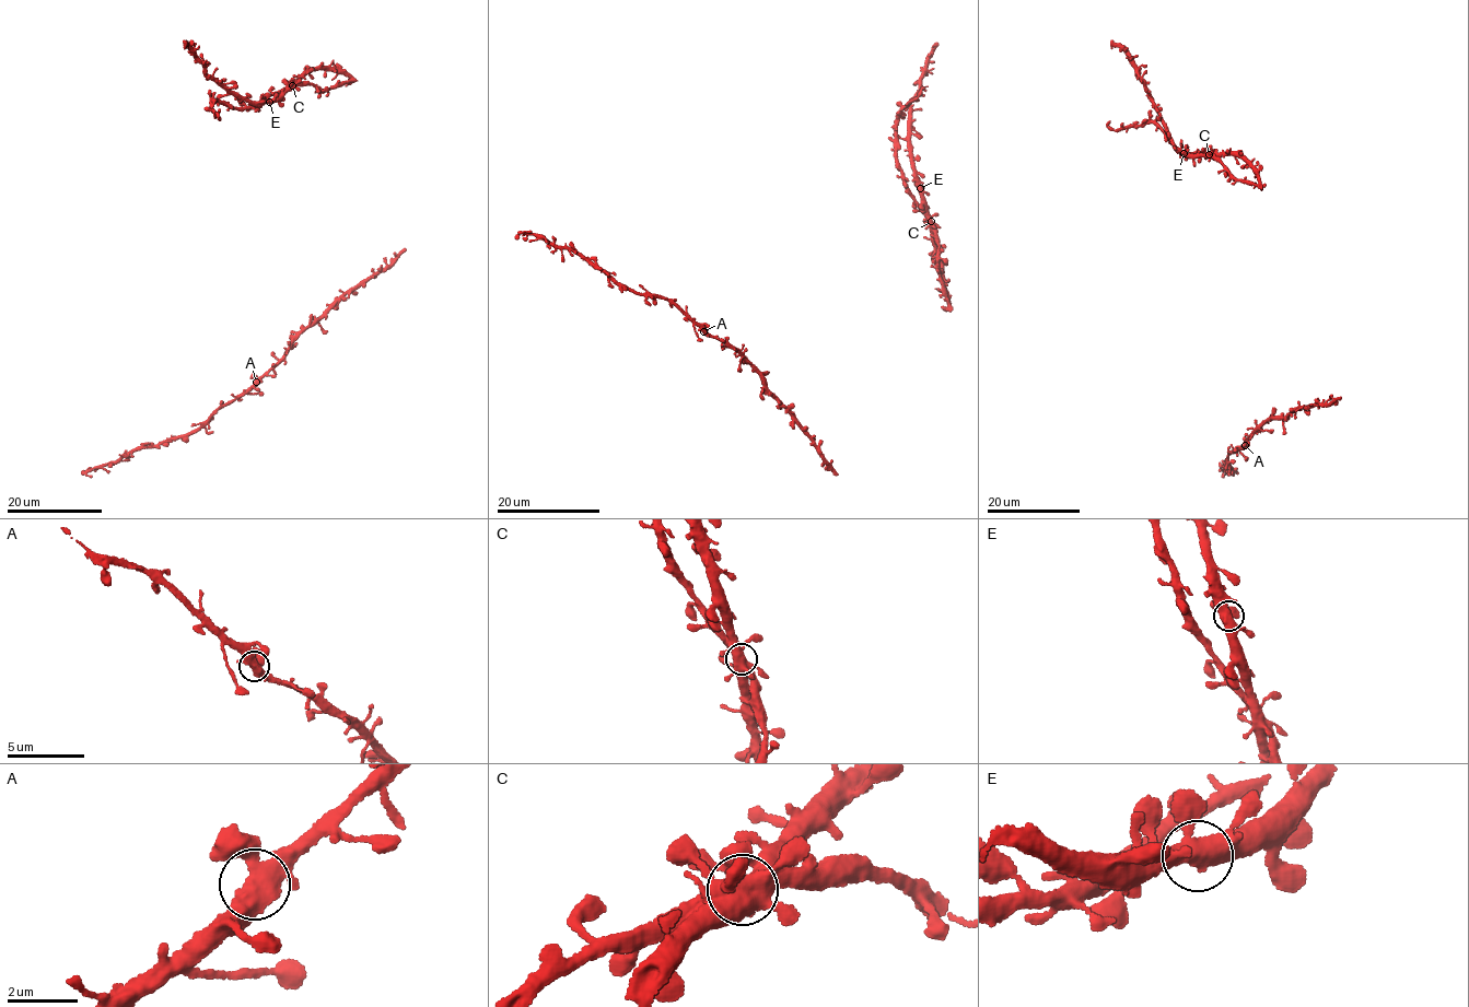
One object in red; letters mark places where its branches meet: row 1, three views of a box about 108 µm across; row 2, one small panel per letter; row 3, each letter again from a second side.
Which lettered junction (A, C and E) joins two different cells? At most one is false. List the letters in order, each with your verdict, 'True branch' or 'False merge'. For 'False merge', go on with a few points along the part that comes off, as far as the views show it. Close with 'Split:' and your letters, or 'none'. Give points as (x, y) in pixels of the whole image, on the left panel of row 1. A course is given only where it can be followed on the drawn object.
A: True branch
C: True branch
E: True branch
Split: none

